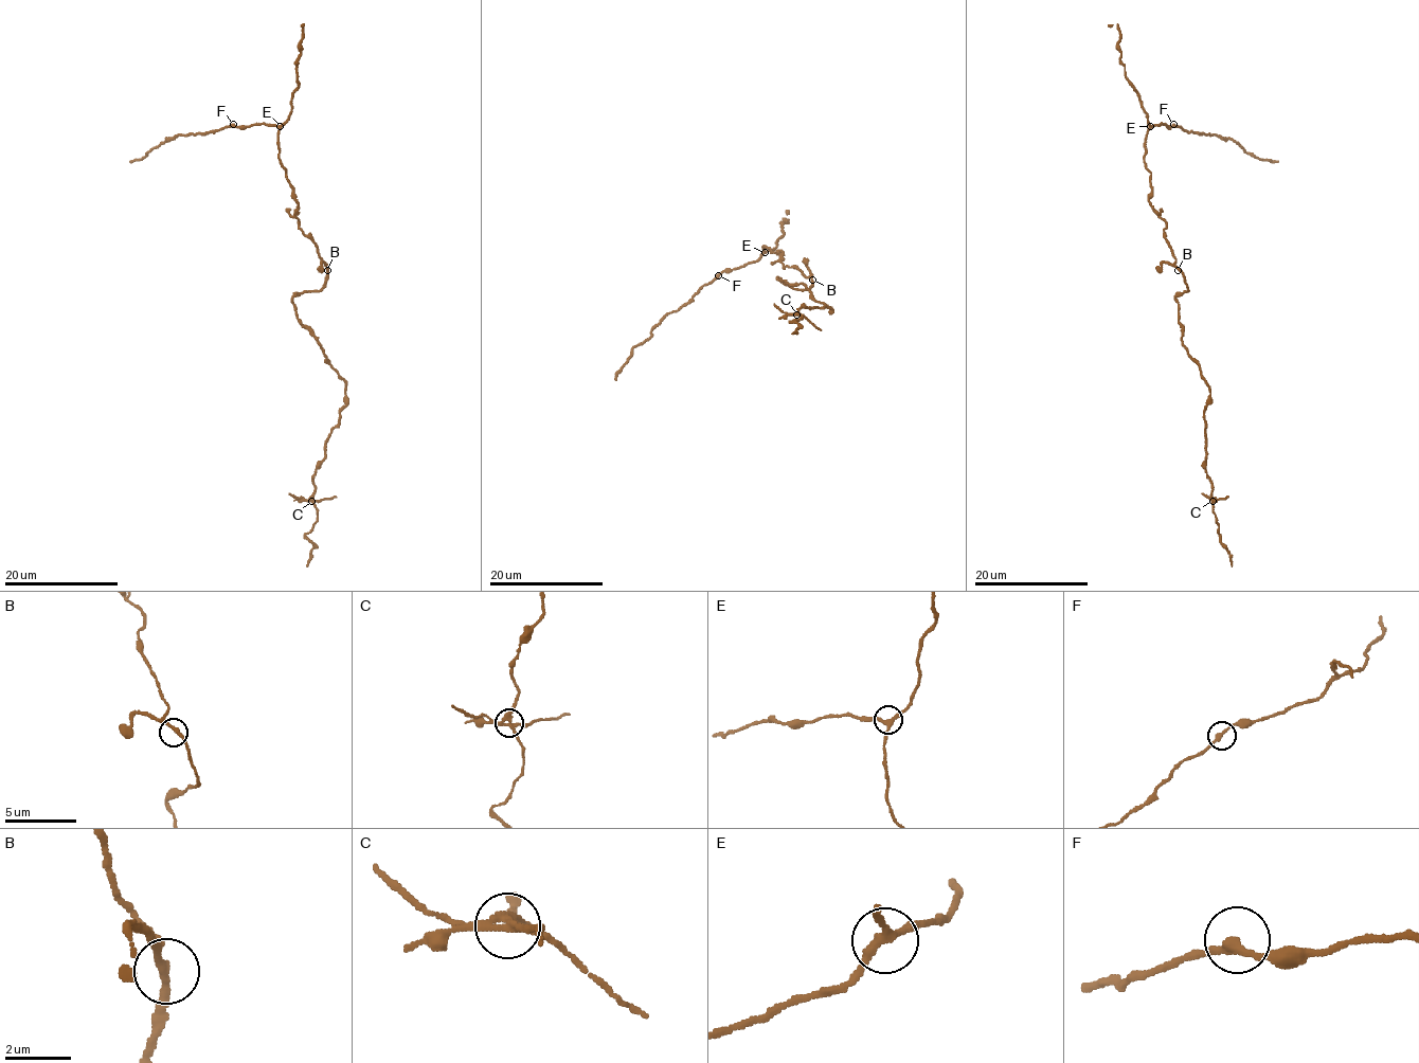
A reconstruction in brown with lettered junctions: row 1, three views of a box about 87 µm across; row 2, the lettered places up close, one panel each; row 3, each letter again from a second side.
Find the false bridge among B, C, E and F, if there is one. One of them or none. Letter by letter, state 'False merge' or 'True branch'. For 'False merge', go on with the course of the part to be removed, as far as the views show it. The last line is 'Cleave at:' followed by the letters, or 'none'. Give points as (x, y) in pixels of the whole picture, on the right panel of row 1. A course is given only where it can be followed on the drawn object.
B: True branch
C: False merge. Course of the part to remove: (1211, 501), (1227, 497)
E: True branch
F: True branch
Cleave at: C

